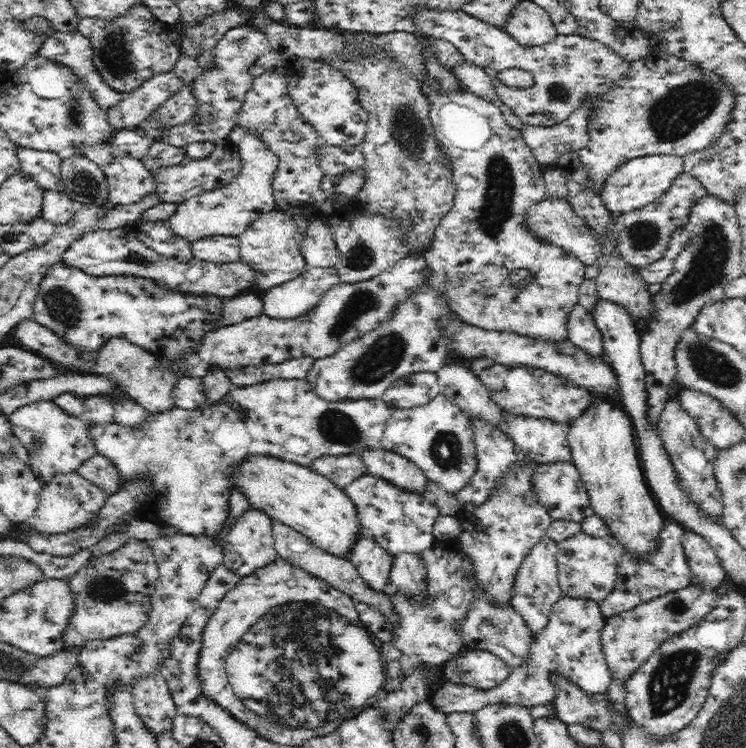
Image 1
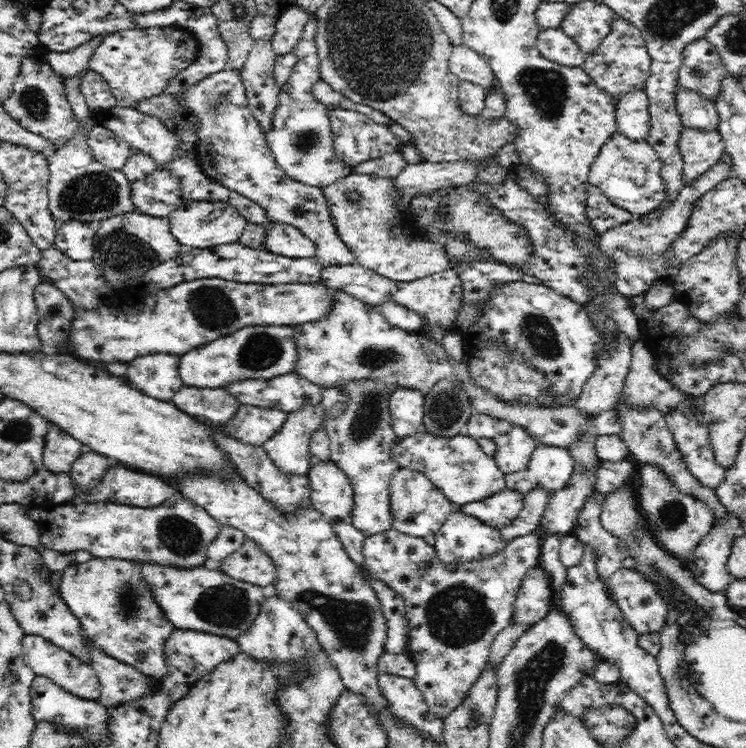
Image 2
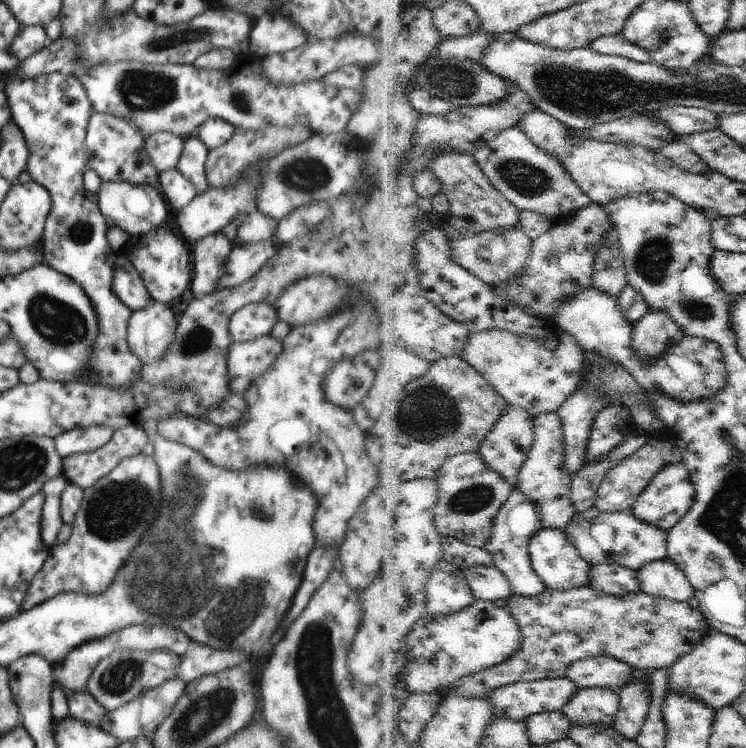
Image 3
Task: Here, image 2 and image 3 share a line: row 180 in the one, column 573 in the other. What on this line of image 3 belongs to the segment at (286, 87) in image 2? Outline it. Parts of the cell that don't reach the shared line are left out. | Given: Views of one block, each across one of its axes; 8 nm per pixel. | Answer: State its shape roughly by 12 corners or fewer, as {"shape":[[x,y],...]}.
{"shape":[[596,286],[553,322],[587,353],[684,402],[728,386],[718,342],[687,337],[646,364],[620,298]]}

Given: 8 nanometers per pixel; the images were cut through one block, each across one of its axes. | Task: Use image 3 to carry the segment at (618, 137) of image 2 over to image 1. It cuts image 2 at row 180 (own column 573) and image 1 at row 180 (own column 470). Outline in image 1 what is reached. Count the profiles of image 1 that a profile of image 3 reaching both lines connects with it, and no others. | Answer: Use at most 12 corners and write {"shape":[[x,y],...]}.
{"shape":[[684,172],[662,198],[618,216],[624,258],[639,269],[665,255],[707,189]]}

